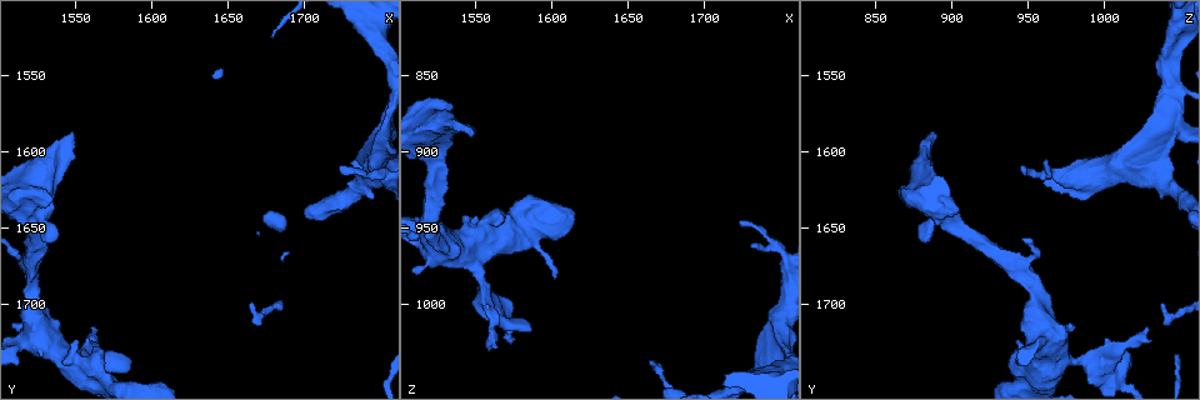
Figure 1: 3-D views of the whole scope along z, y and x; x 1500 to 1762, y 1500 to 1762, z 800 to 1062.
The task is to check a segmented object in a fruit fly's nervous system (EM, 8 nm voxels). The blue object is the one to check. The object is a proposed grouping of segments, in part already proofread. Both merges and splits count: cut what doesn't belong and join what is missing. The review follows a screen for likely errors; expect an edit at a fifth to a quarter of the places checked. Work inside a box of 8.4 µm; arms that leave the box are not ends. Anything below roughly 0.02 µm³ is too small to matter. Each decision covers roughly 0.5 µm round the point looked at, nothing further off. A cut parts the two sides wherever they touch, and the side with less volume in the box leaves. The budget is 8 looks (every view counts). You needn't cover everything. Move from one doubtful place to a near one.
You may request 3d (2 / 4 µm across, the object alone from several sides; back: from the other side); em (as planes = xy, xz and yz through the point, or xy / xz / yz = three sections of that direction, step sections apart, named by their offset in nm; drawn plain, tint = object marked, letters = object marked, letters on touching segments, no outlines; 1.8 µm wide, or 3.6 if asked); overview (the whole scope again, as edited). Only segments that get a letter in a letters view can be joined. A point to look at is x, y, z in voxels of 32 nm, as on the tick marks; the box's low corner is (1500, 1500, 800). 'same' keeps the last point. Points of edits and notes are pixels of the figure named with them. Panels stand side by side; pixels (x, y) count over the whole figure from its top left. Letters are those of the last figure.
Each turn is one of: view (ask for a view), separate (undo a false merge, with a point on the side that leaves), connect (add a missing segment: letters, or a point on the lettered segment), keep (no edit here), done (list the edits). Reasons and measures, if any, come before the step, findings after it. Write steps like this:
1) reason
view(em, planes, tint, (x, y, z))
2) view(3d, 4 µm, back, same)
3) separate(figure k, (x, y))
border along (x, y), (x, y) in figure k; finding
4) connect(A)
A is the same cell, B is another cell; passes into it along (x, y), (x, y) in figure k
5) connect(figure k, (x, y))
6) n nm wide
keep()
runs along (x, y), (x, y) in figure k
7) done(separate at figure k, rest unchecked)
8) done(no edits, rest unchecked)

free end
view(em, xz, step 16, letters, (1734, 1604, 964))

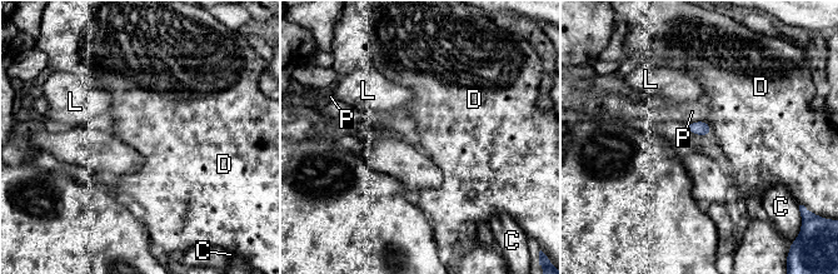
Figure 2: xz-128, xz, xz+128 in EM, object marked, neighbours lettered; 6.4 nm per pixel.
P touches over 130 nm
keep()
C, D, L and P are other cells; no lettered segment goes on from it

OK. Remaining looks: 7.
side arm on a straight run
view(3d, 4 µm, (1524, 1710, 958))

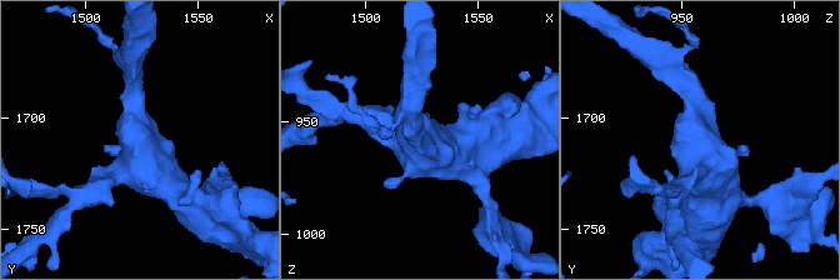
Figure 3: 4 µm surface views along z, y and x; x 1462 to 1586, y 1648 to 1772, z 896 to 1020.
view(em, planes, letters, (1526, 1710, 958))

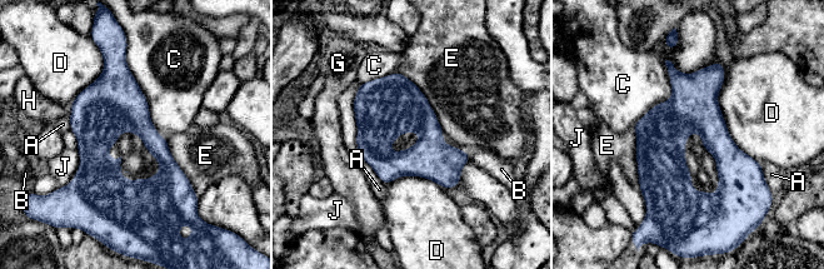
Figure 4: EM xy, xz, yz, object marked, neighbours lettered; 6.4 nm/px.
240 nm wide
keep()
A, B, C, D, E, G, H and J are other cells; border along (717, 59), (632, 128) in figure 4; continuous, no second neuron

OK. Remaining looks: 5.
an open end
view(3d, 2 µm, back, (1548, 1604, 884))

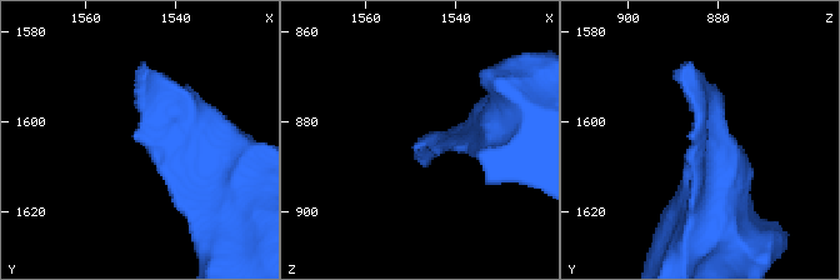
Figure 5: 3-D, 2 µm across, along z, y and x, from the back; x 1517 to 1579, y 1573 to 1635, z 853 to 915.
need the tissue
view(em, planes, letters, (1549, 1603, 886))

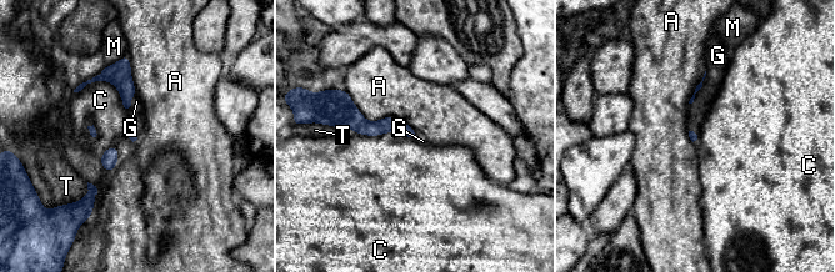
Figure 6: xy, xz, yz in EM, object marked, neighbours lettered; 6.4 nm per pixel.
connect(G)
G is the same cell, A, C, M and T are other cells; the neuron continues

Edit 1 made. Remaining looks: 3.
done(connect at figure 6, rest unchecked)

